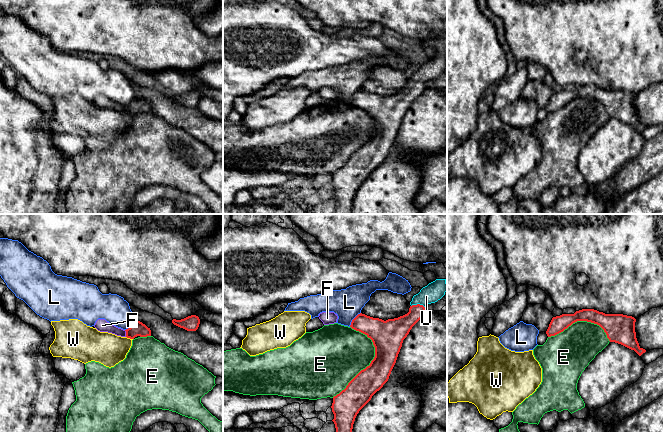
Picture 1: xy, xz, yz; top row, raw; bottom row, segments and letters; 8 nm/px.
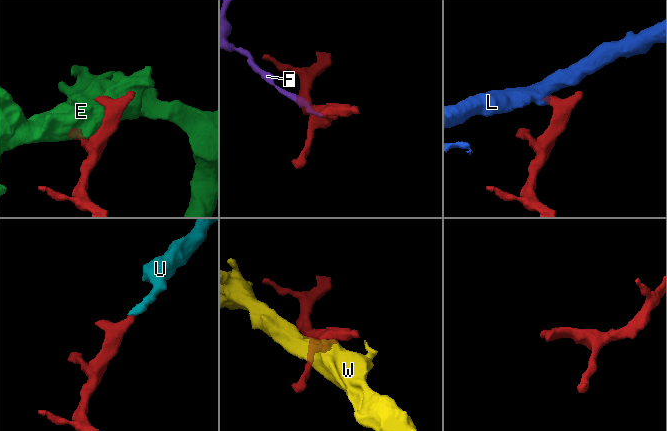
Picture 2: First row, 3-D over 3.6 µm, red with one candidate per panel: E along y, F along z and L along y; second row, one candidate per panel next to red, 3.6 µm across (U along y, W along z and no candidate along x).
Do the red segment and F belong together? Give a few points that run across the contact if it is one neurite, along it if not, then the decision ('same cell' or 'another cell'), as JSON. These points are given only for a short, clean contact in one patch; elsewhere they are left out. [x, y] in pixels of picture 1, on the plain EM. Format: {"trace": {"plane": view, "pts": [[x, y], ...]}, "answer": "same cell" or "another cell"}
{"trace": {"plane": "xy", "pts": [[124, 106], [126, 112]]}, "answer": "another cell"}

